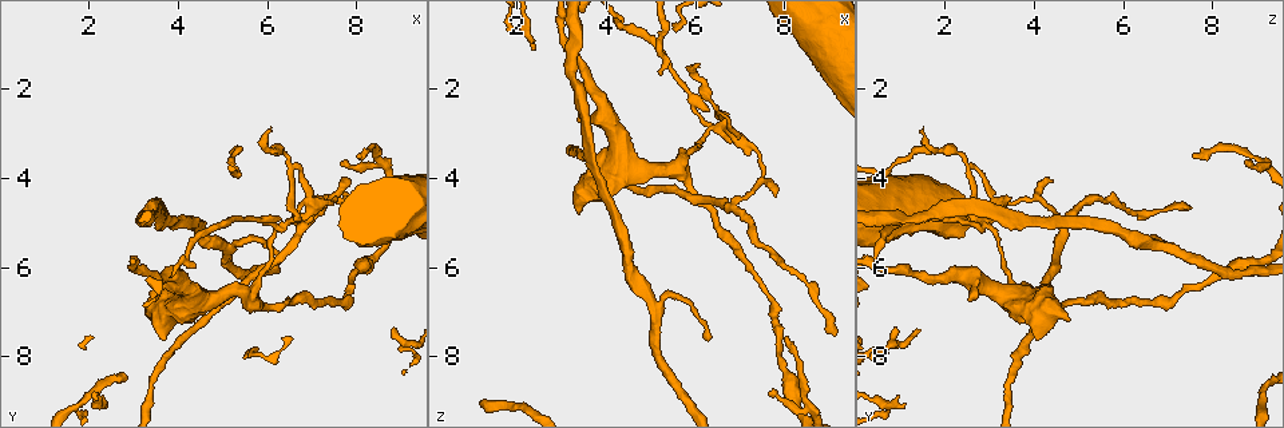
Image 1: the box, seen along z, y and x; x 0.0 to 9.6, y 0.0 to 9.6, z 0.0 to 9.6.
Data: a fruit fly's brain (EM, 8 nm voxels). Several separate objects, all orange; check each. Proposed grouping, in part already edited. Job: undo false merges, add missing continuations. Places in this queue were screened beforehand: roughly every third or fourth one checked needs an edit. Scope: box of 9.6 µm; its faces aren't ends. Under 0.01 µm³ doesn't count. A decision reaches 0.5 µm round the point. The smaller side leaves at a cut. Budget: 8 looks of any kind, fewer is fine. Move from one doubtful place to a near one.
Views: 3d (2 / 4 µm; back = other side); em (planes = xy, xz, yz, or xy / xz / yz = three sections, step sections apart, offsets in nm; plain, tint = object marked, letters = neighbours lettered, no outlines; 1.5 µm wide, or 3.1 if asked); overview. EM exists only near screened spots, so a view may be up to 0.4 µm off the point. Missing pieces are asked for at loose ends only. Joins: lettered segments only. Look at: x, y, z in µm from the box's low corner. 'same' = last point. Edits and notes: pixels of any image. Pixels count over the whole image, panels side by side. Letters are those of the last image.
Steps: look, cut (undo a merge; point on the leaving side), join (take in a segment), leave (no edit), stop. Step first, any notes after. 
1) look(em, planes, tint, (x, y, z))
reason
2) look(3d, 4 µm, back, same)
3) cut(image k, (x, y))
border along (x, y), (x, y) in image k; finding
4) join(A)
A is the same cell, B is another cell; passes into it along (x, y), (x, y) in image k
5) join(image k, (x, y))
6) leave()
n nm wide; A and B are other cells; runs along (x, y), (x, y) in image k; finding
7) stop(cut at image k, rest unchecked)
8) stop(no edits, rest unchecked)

look(em, planes, letters, (7.80, 4.05, 4.40))
tapers out

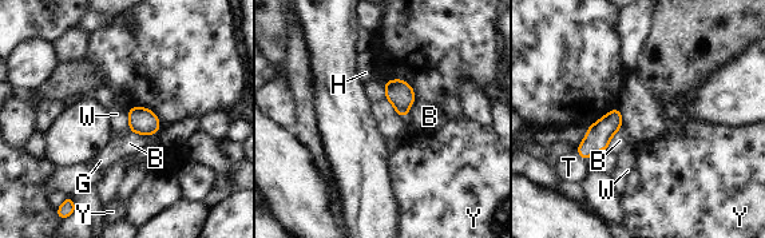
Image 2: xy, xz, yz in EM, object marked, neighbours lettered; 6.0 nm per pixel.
leave()
B touches over 200 nm; B, G, H, T, W and Y are other cells; border along (161, 122), (155, 134), (130, 130) in image 2; none of them fits

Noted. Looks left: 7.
look(em, xz, step 4, letters, (9.15, 4.65, 7.45))
end of a long branch

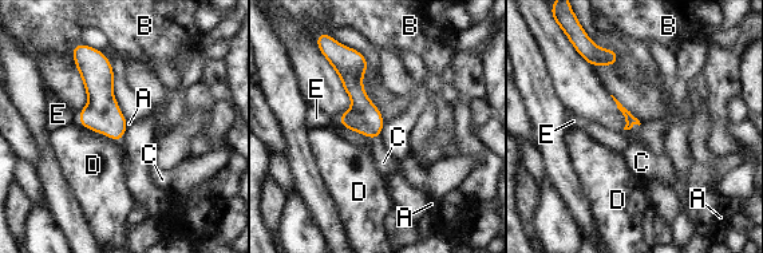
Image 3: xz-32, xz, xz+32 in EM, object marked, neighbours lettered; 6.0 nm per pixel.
join(image 3, (383, 162))
D touches over 260 nm; C is the same cell, A, B, D and E are other cells; the cell continues

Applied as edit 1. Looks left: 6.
look(3d, 2 µm, (6.30, 5.10, 2.95))
abrupt turn

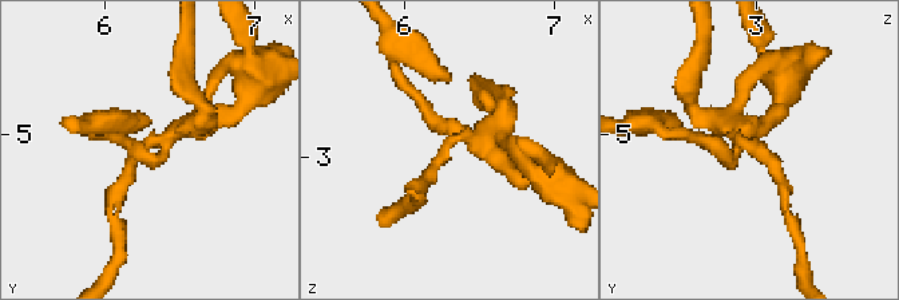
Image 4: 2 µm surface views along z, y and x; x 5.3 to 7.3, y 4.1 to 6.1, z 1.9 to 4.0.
look(em, planes, tint, (6.28, 5.06, 2.94))
4 arms; now the EM

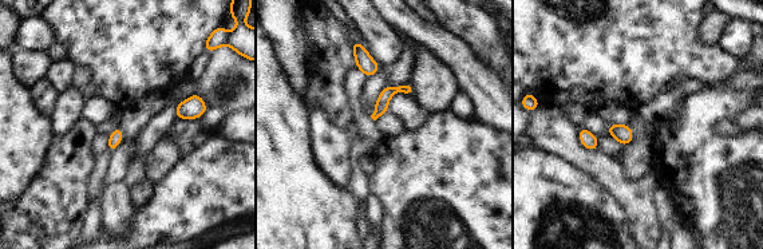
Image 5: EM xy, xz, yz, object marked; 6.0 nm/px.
look(em, planes, letters, same)

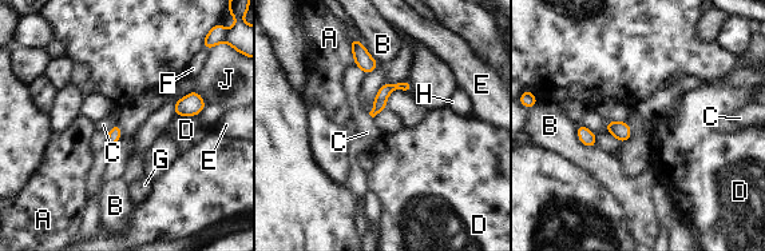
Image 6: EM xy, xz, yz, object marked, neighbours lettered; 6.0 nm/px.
cut(image 6, (405, 86))
A, B, C, D, E, F, G, H and J are other cells; border along (400, 83), (401, 87) in image 6; a second cell is stuck on

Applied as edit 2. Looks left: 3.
stop(join at image 3, cut at image 6, rest unchecked)

